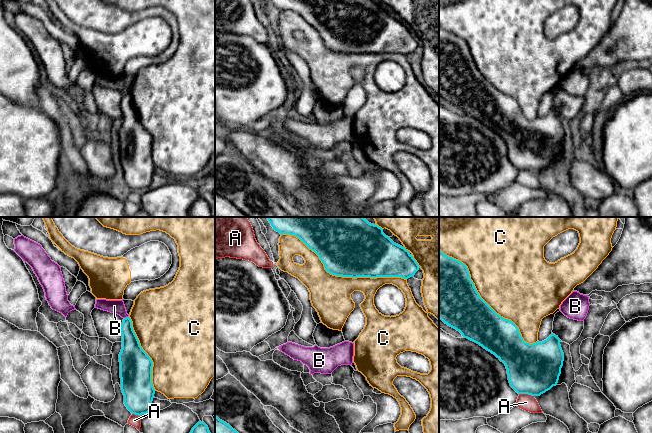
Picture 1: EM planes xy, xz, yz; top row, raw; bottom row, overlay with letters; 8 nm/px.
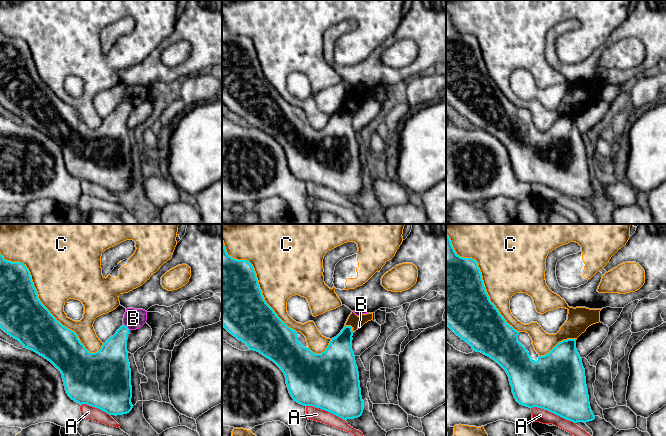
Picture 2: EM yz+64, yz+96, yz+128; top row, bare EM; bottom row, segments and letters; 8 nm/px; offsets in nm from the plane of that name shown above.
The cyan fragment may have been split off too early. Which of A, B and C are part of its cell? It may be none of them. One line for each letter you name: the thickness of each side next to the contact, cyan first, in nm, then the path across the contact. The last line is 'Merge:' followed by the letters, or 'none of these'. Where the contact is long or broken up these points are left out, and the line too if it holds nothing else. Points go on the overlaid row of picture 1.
B: Thickness 150 nm (cyan) against 110 nm. Path across: xy (131, 347), (126, 329), (126, 317), (114, 306)
Merge: B

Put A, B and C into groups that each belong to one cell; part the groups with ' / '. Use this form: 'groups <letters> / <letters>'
groups A / B / C

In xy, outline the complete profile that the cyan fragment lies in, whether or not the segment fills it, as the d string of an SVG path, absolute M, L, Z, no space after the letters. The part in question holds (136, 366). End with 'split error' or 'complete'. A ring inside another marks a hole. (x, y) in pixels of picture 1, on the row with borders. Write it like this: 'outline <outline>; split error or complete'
outline M97 299L95 308L123 318L122 349L119 354L121 390L127 409L132 414L141 416L149 413L155 394L152 384L153 362L140 346L123 300Z; split error

